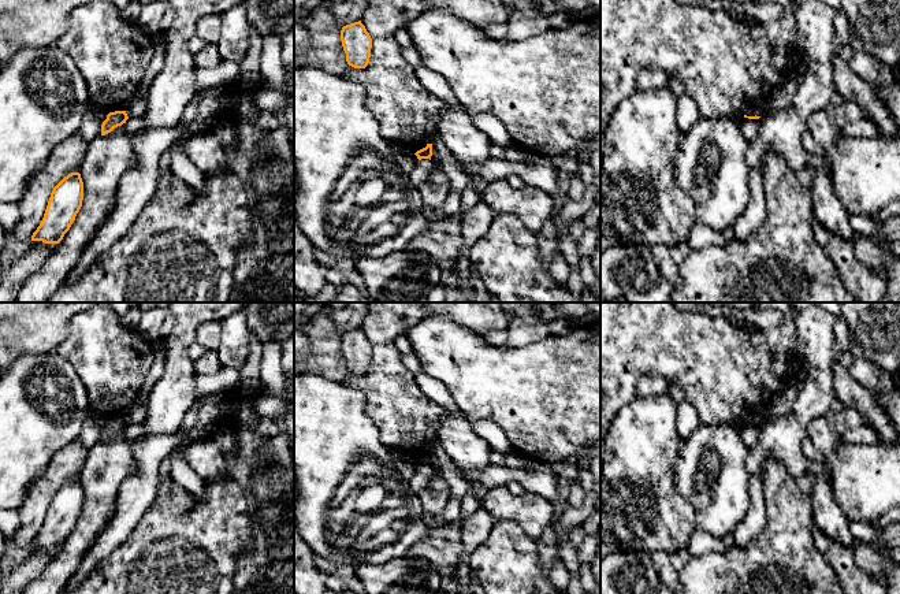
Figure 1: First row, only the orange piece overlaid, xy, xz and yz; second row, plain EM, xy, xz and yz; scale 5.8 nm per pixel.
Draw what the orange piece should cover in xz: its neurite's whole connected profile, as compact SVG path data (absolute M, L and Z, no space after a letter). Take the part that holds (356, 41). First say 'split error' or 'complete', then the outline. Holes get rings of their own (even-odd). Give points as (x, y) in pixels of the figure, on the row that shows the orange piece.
complete; M361 21L343 26L341 41L347 64L354 68L365 68L371 57L372 38Z

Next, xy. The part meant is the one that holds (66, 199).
complete; M79 172L64 177L52 190L44 218L31 241L59 244L82 207L83 182Z

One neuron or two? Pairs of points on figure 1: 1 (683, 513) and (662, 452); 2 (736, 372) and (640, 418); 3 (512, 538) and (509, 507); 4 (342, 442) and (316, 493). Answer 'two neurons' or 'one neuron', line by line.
1: one neuron
2: two neurons
3: two neurons
4: one neuron

